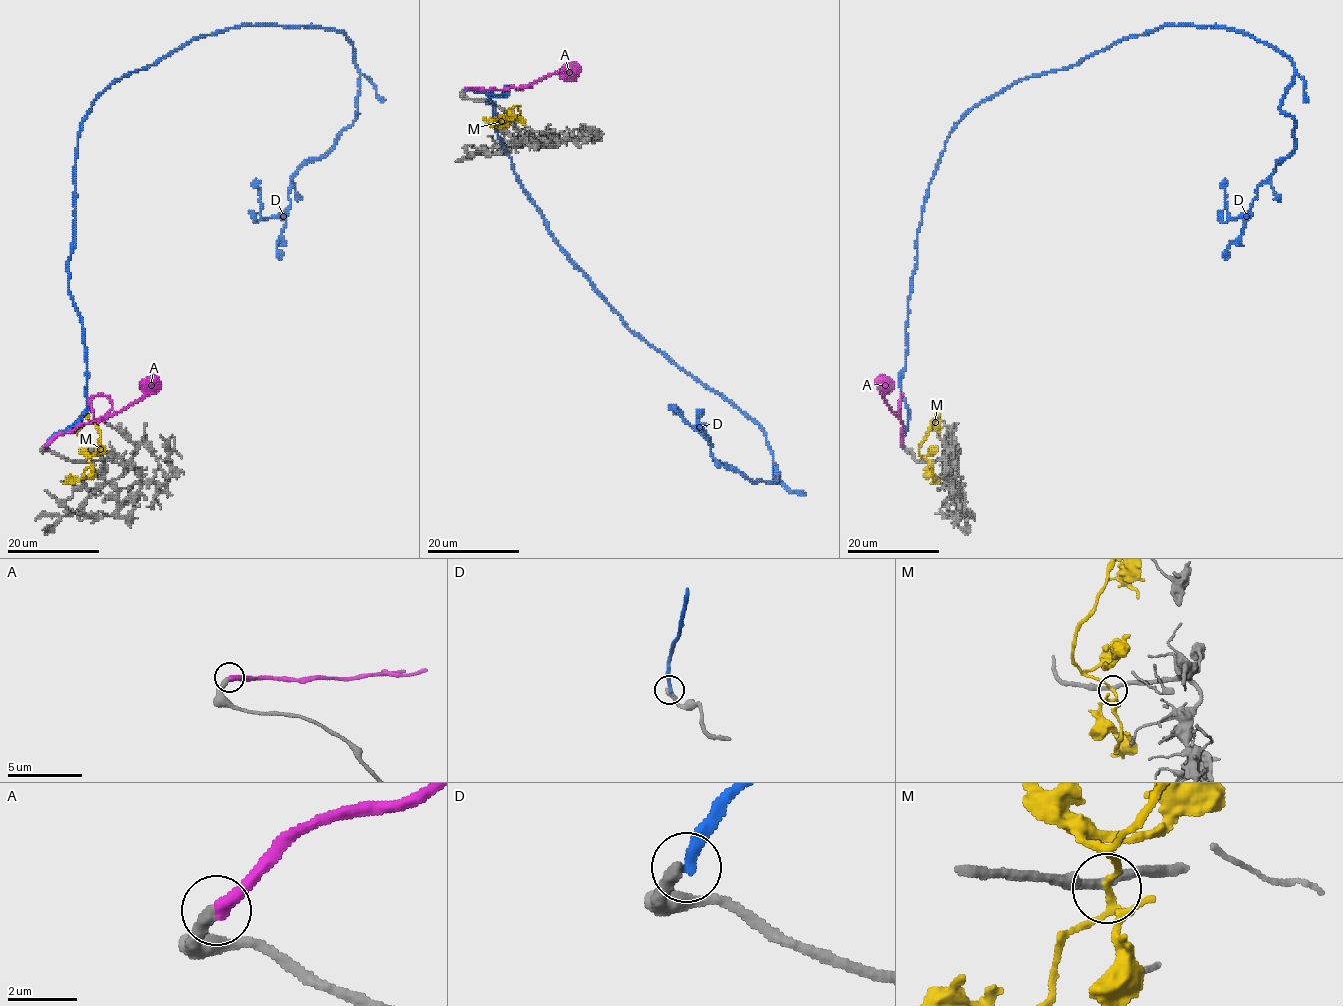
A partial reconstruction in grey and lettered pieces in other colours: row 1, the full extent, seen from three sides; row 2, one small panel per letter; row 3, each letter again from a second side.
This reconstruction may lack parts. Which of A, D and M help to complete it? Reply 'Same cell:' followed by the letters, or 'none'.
Same cell: A

